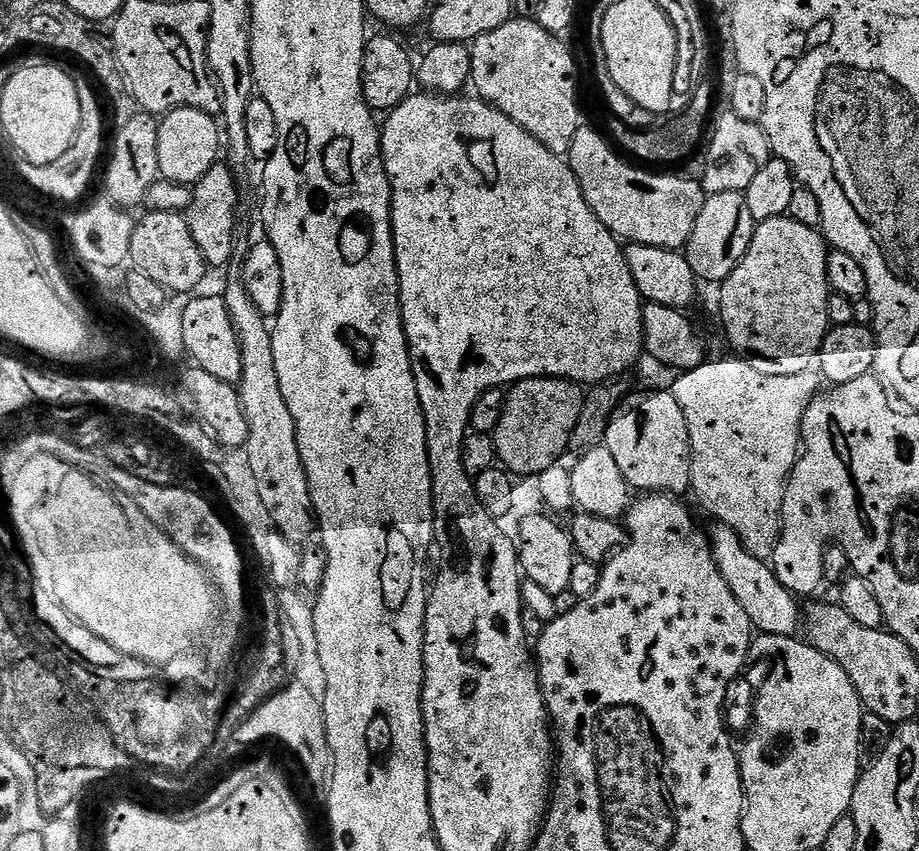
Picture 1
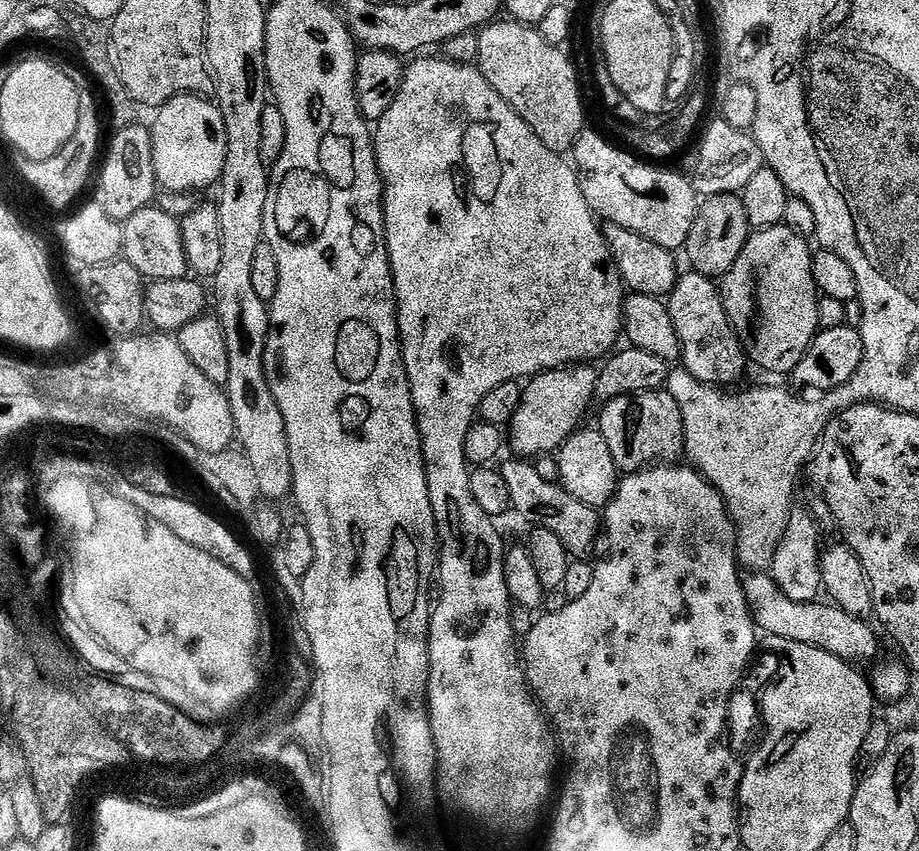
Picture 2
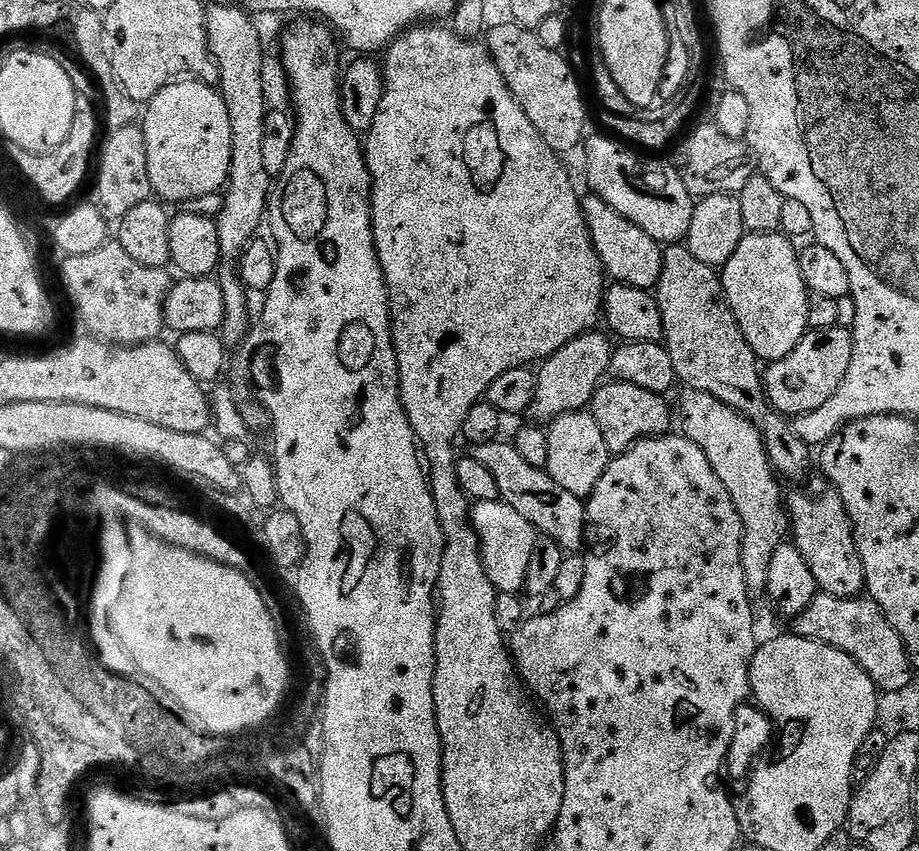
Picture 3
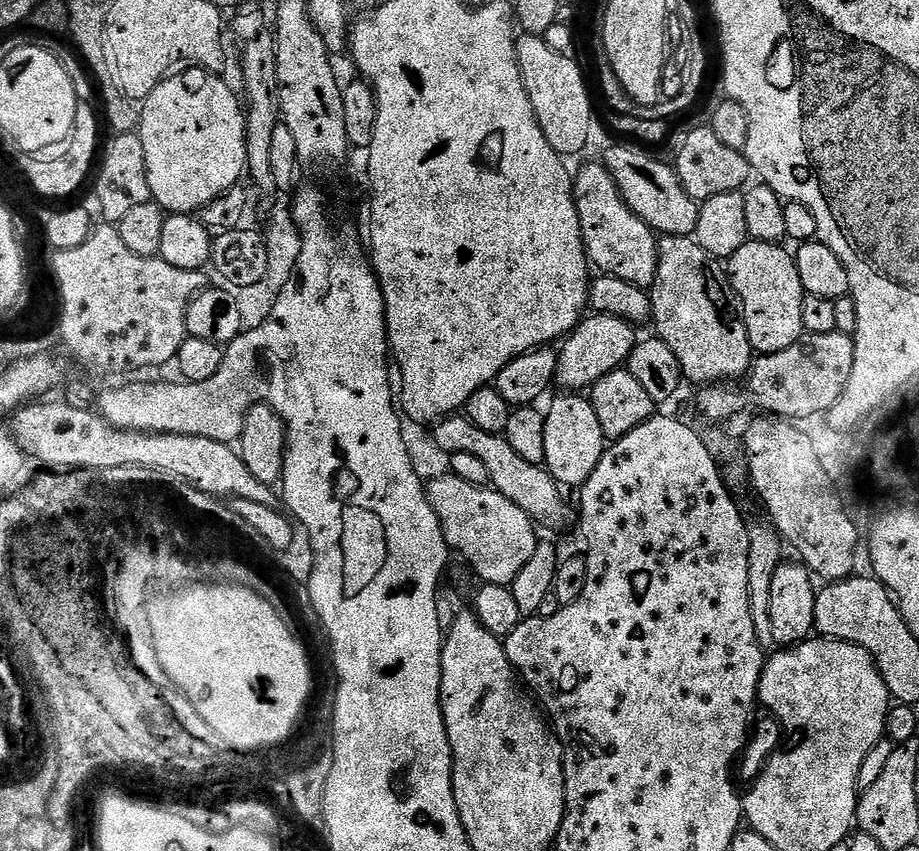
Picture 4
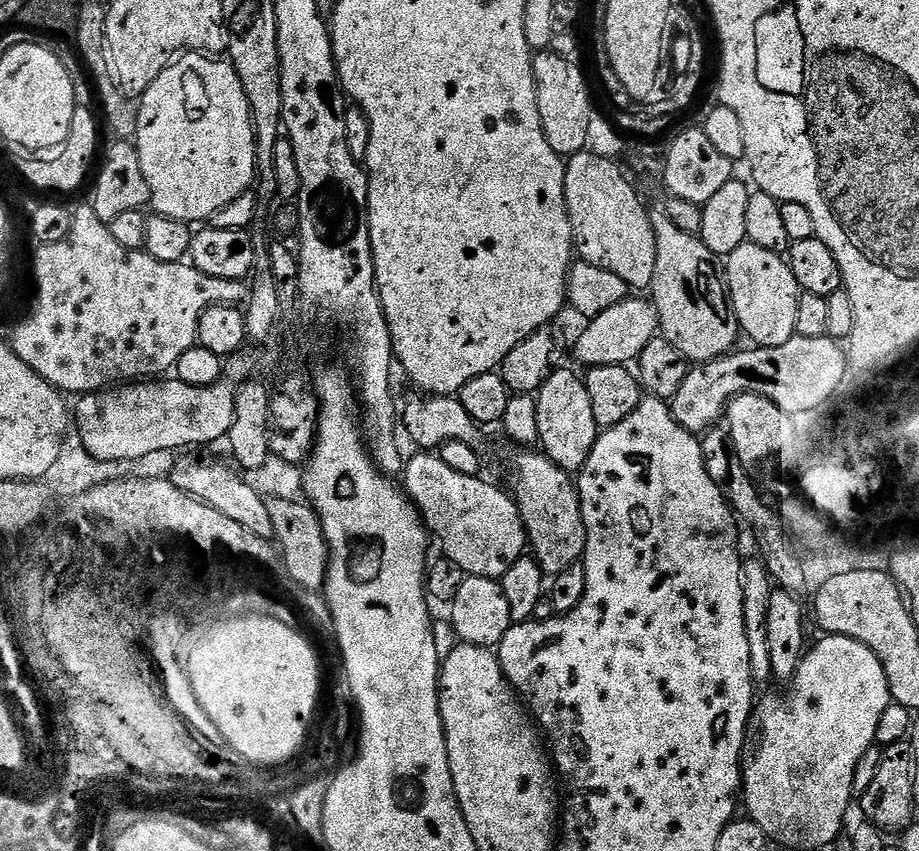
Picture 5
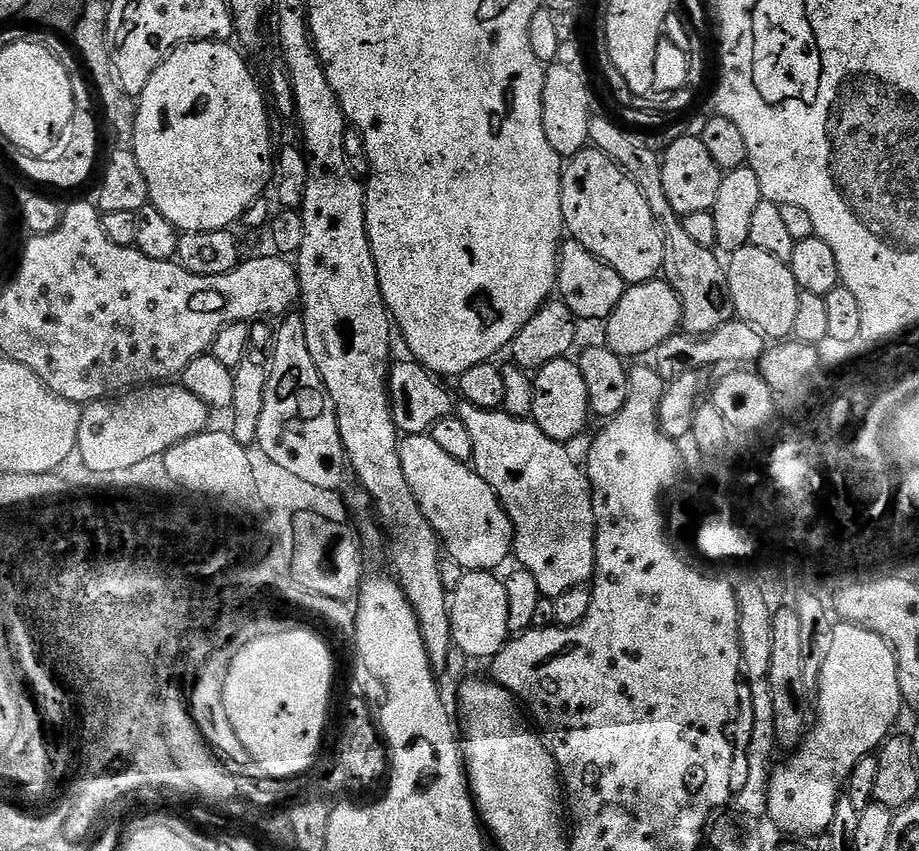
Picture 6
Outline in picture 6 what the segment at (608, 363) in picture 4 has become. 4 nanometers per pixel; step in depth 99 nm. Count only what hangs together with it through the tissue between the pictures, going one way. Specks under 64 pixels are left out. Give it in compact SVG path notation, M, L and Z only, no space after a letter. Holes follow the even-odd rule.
M663 278L647 280L641 284L634 284L625 287L622 294L622 302L618 302L618 306L614 306L612 313L608 315L604 336L606 346L612 352L617 352L619 356L631 358L631 356L640 356L636 358L644 358L649 354L655 353L662 346L662 342L666 342L669 338L678 332L681 327L682 317L680 315L680 299L675 290L668 285L668 281Z

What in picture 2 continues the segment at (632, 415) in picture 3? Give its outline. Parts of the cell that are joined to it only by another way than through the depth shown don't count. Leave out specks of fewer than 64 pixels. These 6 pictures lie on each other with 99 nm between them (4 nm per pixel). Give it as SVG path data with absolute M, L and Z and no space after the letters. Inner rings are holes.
M667 390L619 396L607 401L601 408L604 409L600 412L598 431L602 438L606 438L606 446L610 446L610 454L614 454L614 462L621 473L639 472L641 468L655 466L661 462L672 462L685 455L682 410L678 410L678 402L674 402Z

